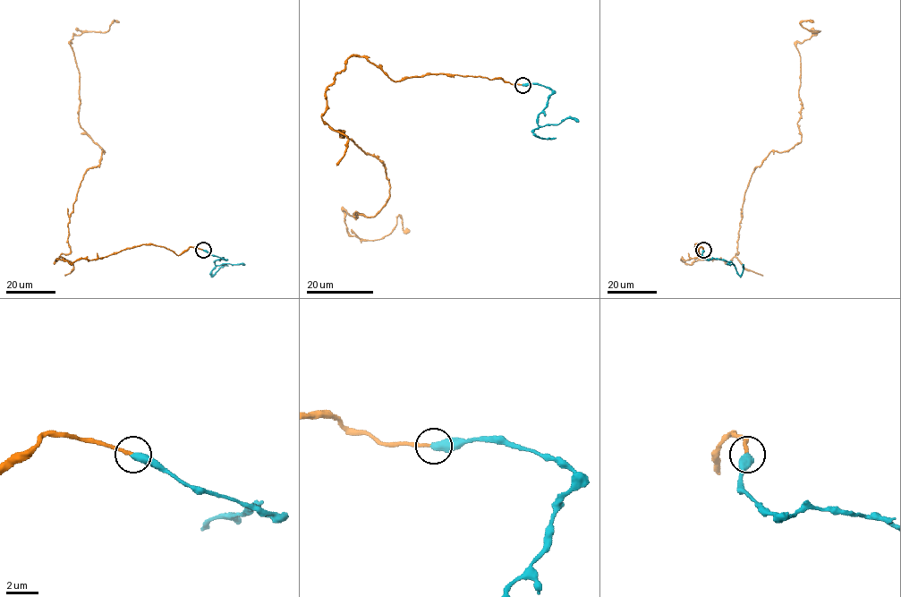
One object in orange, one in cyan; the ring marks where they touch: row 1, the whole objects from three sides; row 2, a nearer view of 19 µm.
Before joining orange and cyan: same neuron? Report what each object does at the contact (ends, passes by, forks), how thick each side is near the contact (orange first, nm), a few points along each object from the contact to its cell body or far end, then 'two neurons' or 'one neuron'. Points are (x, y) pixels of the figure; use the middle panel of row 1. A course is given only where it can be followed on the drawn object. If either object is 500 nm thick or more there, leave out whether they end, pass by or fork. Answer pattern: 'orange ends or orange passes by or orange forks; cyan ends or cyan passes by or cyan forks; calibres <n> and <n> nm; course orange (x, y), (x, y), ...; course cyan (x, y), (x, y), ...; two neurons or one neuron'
orange ends; cyan ends; calibres 180 and 480 nm; course orange (522, 84), (347, 60), (321, 117), (390, 186), (346, 229), (409, 232); course cyan (522, 84), (538, 84), (552, 90), (548, 106), (539, 115), (539, 126), (533, 130), (540, 138), (555, 138); one neuron

